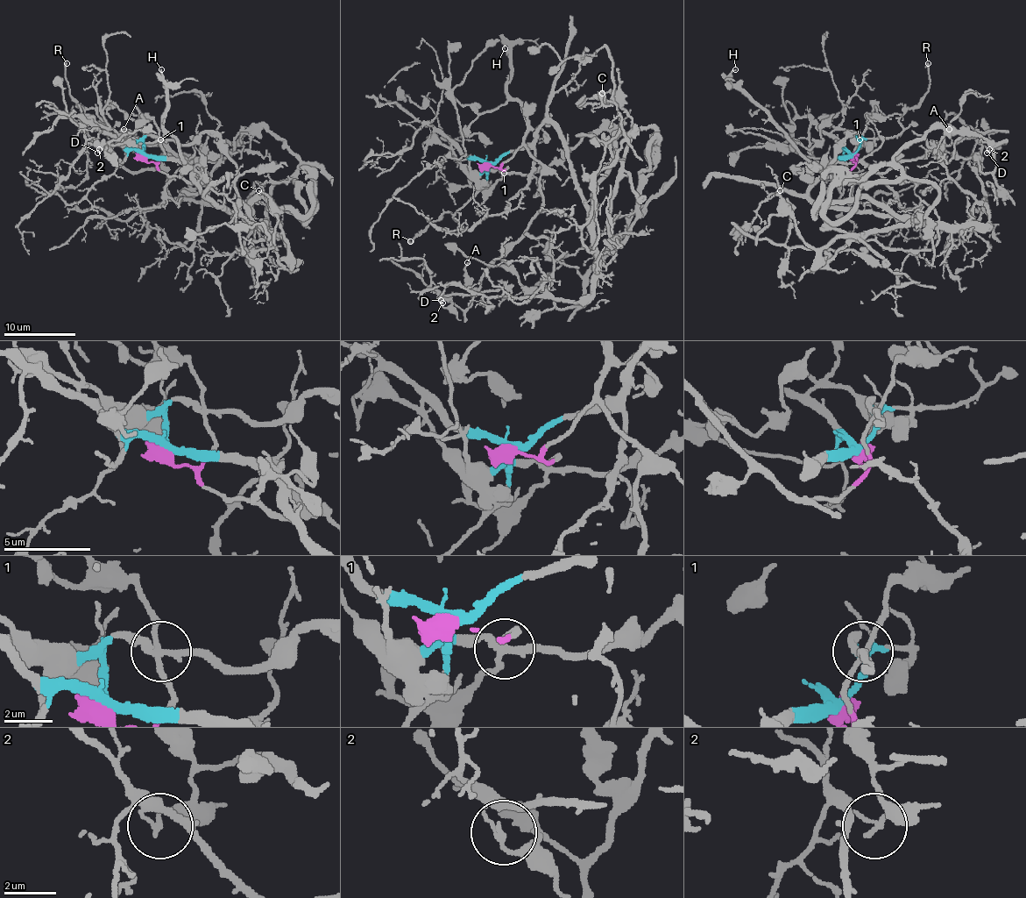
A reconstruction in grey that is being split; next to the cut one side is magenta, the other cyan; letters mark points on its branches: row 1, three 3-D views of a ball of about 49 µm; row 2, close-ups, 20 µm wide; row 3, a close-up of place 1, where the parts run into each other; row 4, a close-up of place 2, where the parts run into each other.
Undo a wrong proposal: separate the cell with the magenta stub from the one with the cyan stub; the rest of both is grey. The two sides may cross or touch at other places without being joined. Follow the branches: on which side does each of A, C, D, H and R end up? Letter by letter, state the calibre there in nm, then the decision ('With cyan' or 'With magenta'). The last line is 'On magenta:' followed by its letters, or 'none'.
A: Thickness 170 nm. With magenta
C: Thickness 180 nm. With cyan
D: Thickness 150 nm. With magenta
H: Thickness 120 nm. With magenta
R: Thickness 220 nm. With cyan
On magenta: A, D, H

